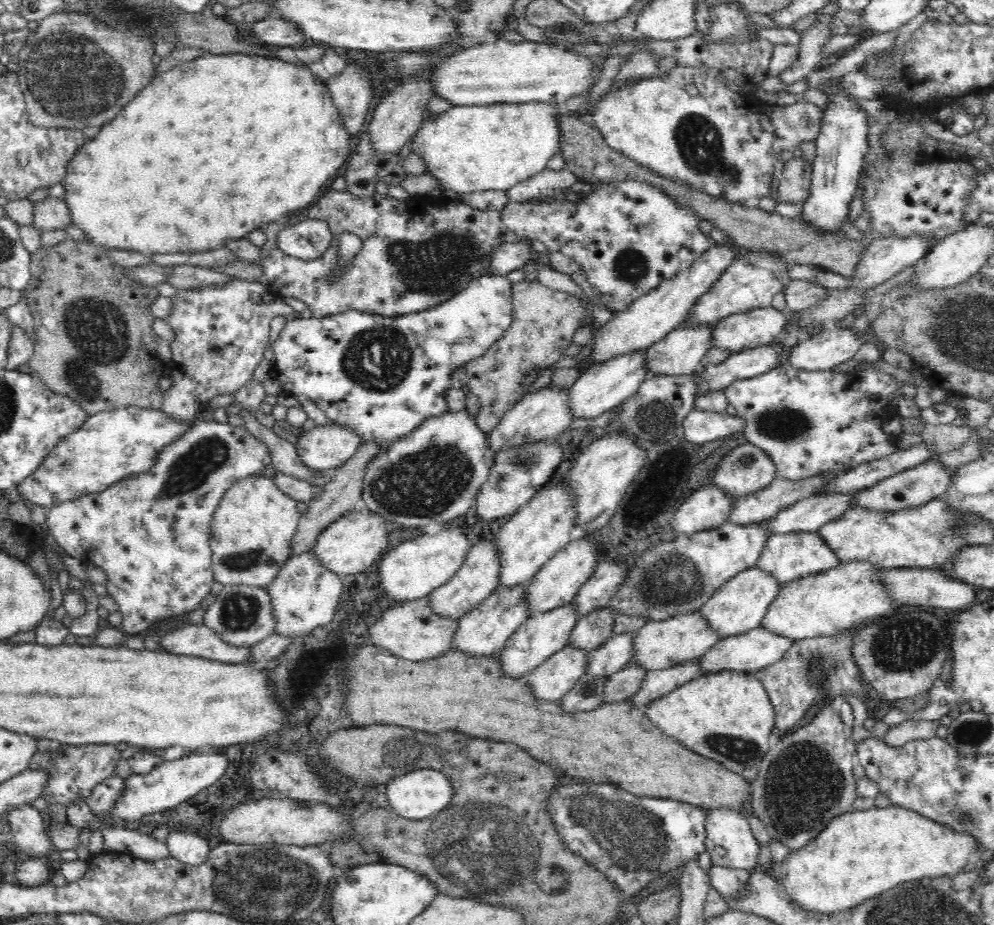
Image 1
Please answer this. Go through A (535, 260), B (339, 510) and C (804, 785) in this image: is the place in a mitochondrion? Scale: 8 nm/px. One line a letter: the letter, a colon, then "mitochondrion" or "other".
A: other
B: other
C: mitochondrion

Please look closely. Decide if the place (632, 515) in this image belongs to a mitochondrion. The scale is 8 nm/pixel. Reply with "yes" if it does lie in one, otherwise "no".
no

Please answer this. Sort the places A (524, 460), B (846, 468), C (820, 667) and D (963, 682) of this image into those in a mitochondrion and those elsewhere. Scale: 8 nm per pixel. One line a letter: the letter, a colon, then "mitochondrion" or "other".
A: mitochondrion
B: other
C: mitochondrion
D: other

